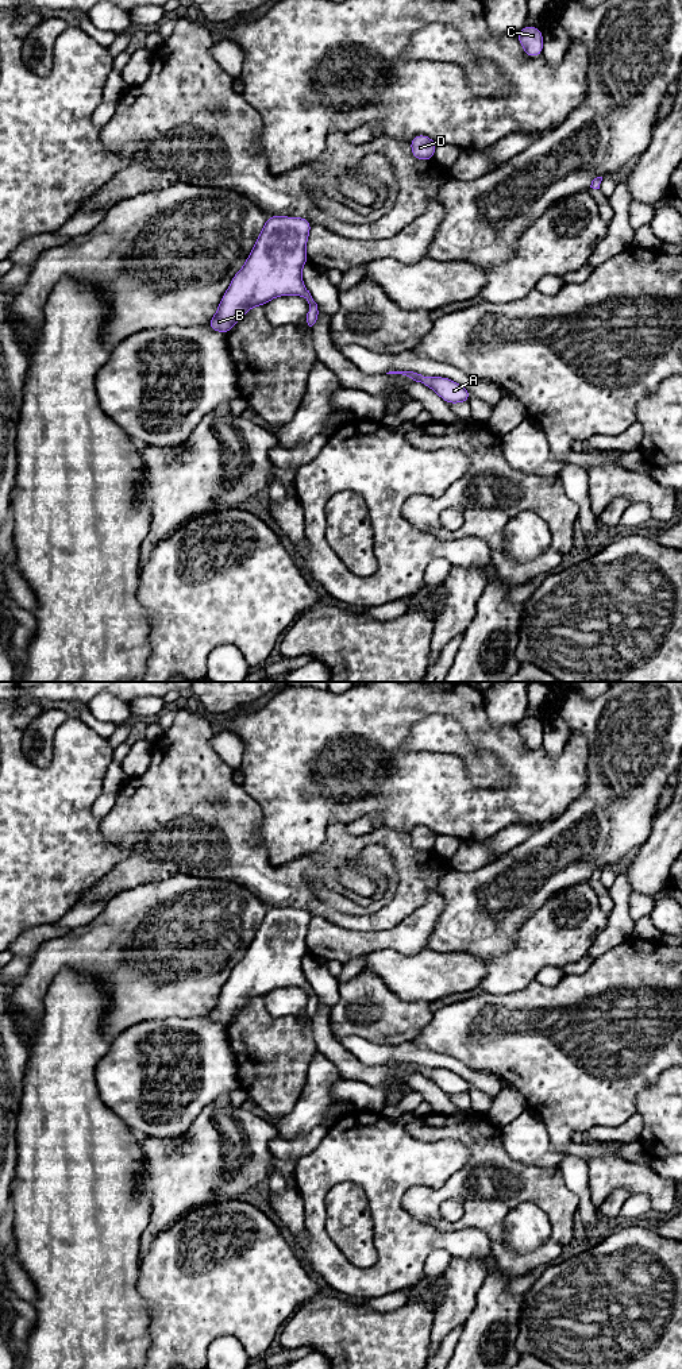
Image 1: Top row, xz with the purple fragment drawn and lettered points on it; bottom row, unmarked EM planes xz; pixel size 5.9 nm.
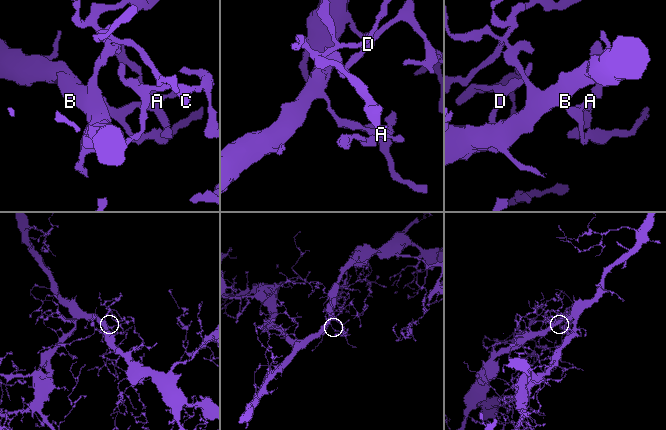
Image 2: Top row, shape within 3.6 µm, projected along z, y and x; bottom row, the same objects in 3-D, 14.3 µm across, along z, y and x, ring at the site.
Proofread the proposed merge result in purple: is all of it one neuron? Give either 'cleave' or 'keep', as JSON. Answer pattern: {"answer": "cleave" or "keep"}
{"answer": "keep"}

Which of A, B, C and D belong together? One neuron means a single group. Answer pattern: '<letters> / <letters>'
A B C D

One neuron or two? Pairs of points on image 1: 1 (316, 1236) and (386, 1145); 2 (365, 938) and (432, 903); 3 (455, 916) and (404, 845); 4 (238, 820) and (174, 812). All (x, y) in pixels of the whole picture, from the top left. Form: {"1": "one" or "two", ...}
{"1": "one", "2": "one", "3": "two", "4": "one"}

